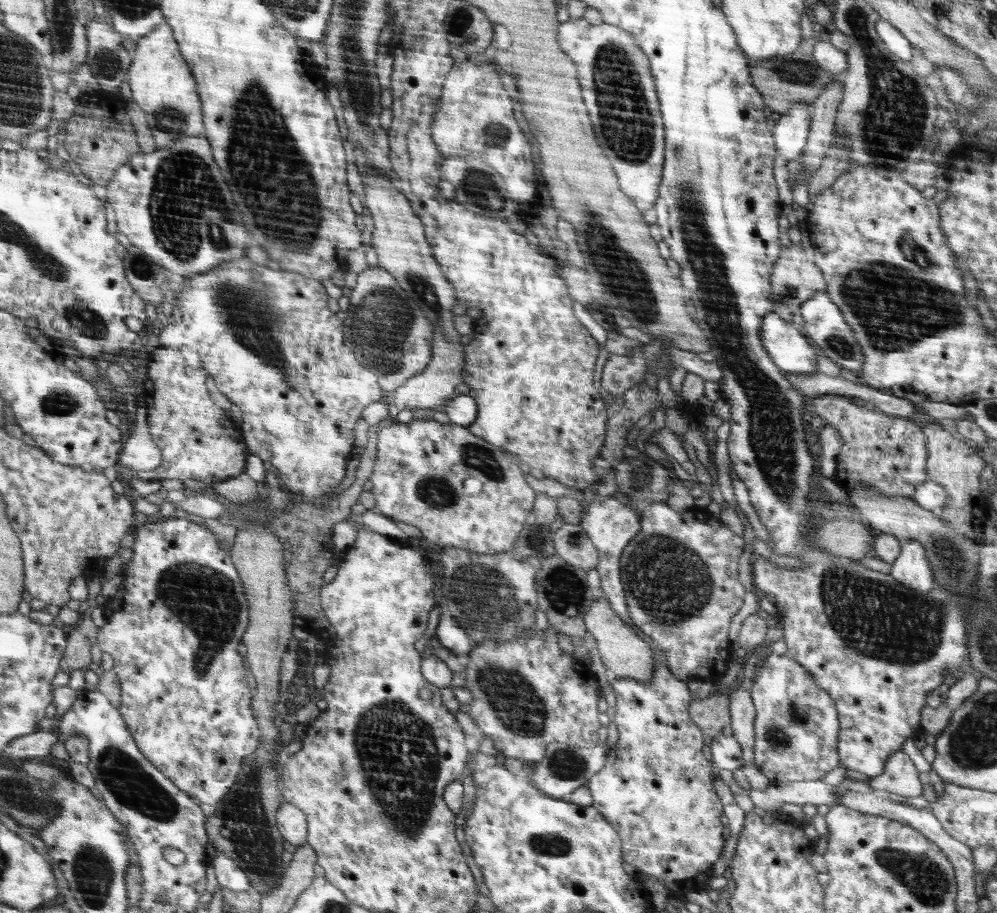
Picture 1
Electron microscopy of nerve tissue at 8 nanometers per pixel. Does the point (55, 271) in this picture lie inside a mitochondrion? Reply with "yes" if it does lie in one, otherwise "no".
yes

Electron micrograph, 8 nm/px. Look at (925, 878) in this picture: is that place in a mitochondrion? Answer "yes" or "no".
yes

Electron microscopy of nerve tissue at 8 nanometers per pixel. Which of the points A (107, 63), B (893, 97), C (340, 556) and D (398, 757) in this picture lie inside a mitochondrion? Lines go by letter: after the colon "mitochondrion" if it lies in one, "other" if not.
A: mitochondrion
B: mitochondrion
C: other
D: mitochondrion

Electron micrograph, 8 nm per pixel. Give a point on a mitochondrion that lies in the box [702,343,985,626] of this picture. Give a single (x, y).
(953, 561)

